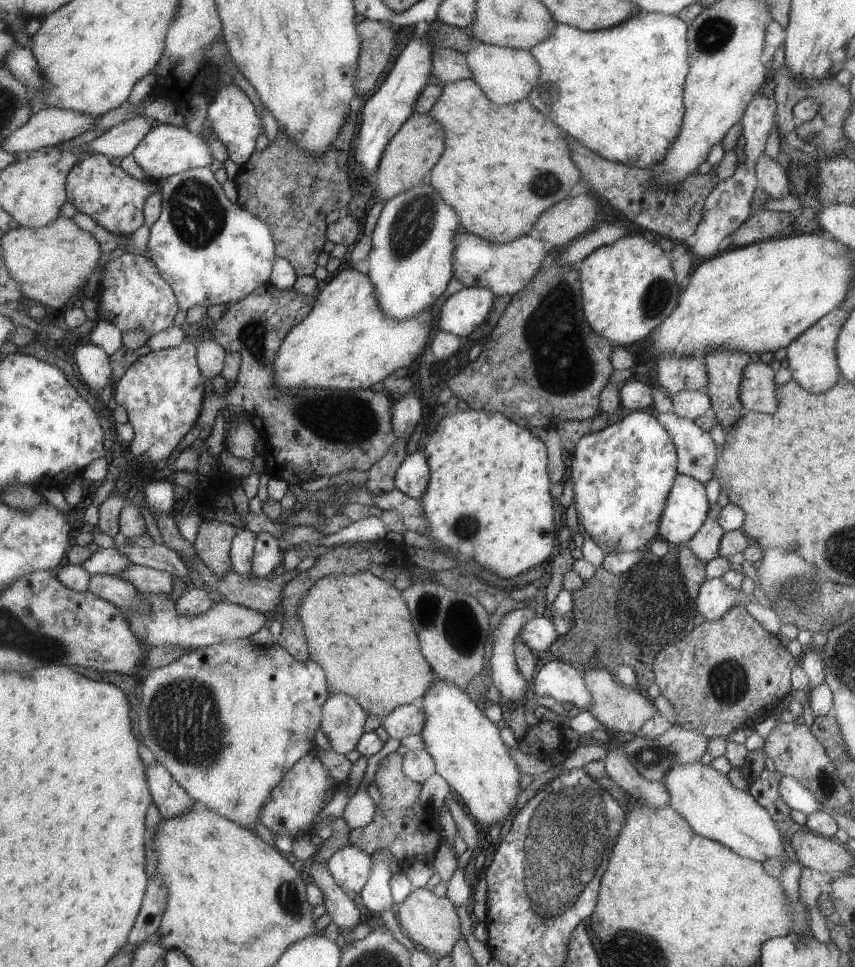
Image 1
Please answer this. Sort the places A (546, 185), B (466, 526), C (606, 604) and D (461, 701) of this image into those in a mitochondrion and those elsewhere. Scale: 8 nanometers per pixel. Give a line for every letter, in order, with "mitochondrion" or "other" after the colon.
A: mitochondrion
B: mitochondrion
C: mitochondrion
D: other

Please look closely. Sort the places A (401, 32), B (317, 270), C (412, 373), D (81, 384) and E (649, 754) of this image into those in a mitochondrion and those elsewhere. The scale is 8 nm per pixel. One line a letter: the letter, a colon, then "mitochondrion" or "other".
A: other
B: other
C: other
D: other
E: mitochondrion

